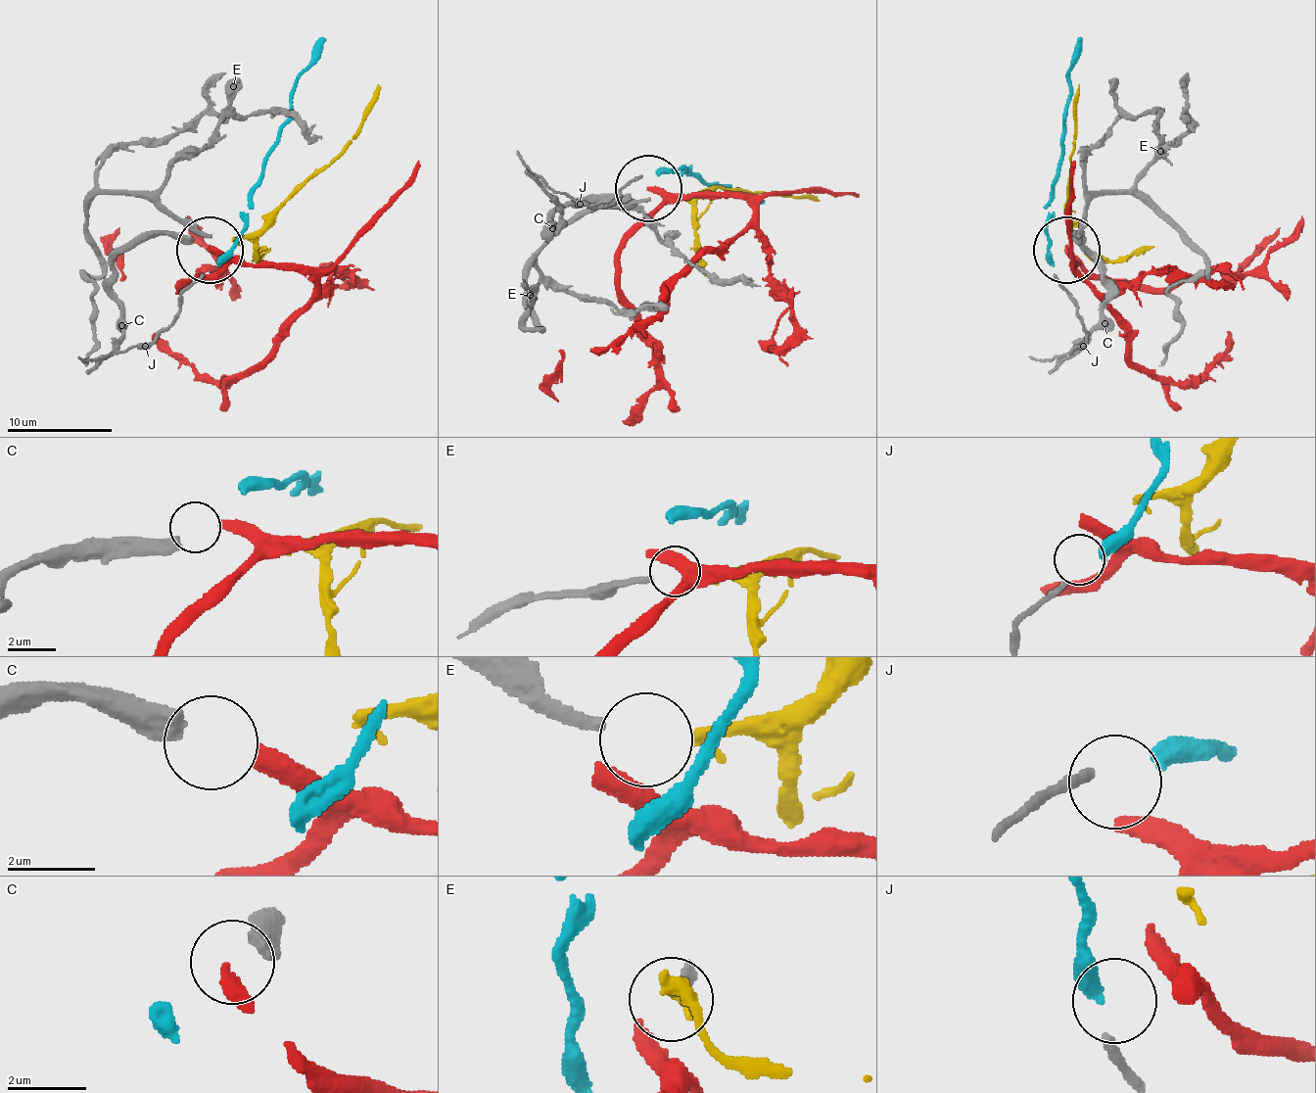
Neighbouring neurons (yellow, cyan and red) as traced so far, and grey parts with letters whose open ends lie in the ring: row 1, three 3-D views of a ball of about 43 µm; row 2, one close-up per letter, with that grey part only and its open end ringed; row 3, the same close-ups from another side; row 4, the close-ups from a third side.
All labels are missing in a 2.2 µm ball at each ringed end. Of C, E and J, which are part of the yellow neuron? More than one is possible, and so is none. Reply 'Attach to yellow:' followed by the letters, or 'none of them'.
Attach to yellow: E

